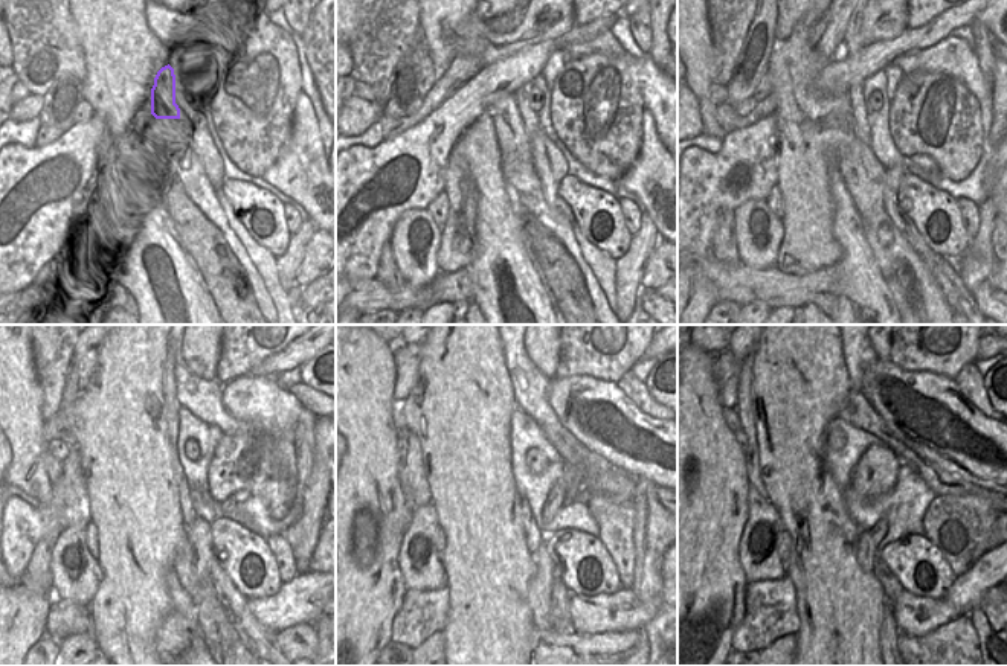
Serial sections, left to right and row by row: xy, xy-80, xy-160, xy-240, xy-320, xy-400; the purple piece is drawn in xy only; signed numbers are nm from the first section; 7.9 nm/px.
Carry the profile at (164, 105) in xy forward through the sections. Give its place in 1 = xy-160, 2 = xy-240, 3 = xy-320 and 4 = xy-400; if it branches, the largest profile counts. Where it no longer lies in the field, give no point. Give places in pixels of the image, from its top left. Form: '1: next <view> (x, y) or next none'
1: next xy-160 (864, 176)
2: next xy-240 (196, 552)
3: next xy-320 (540, 590)
4: next xy-400 (888, 631)

